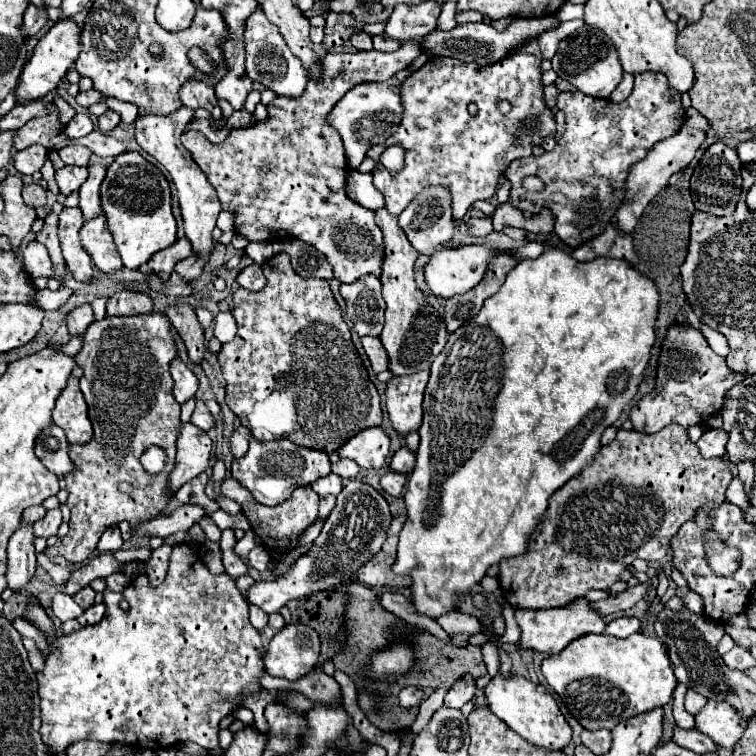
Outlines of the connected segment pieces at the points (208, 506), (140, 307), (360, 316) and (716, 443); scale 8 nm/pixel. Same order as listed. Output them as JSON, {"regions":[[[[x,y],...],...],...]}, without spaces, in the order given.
{"regions":[[[[203,472],[203,474],[195,476],[193,480],[185,482],[185,484],[177,490],[175,498],[177,498],[177,500],[181,500],[181,502],[199,504],[199,506],[203,506],[203,508],[207,510],[207,514],[211,514],[211,512],[215,512],[215,510],[219,508],[219,504],[217,504],[215,500],[209,499],[205,493],[207,482],[209,482],[209,476]]],[[[115,292],[107,302],[107,316],[131,316],[149,314],[153,310],[153,300],[145,292]]],[[[365,274],[359,280],[355,280],[353,284],[341,284],[341,296],[345,300],[345,312],[349,316],[349,320],[361,320],[363,326],[355,326],[359,336],[379,336],[385,324],[385,300],[381,296],[381,280],[375,274]]],[[[713,428],[713,430],[707,430],[707,432],[699,438],[697,446],[699,446],[703,458],[715,458],[715,456],[723,456],[723,454],[725,454],[725,444],[727,444],[727,440],[729,440],[729,436],[727,436],[725,430],[715,430],[715,428]]]]}

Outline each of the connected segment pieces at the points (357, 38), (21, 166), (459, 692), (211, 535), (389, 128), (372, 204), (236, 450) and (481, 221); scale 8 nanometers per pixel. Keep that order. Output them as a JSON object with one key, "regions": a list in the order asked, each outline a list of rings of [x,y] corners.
{"regions":[[[[355,32],[355,34],[351,36],[351,44],[353,44],[355,48],[359,48],[359,50],[371,50],[371,48],[373,48],[371,36],[365,34],[365,32]]],[[[29,146],[25,150],[19,150],[13,160],[15,160],[15,168],[21,174],[33,174],[33,172],[41,170],[41,166],[45,164],[47,148],[43,148],[43,146]]],[[[465,674],[465,676],[459,678],[459,680],[451,686],[451,690],[447,692],[447,696],[445,696],[445,706],[449,706],[449,708],[461,708],[465,702],[469,702],[469,700],[473,698],[475,690],[477,690],[475,678],[469,676],[469,674]]],[[[206,515],[205,517],[203,517],[200,520],[199,524],[205,532],[206,539],[213,542],[220,541],[222,531],[218,528],[218,526],[214,523],[210,516]]],[[[363,82],[355,88],[351,88],[331,110],[329,124],[337,128],[337,132],[343,138],[345,152],[347,152],[347,164],[349,168],[357,168],[367,150],[375,144],[383,144],[401,124],[403,118],[403,102],[399,96],[399,84],[395,82]]],[[[351,172],[347,180],[347,194],[351,196],[351,200],[355,200],[361,206],[367,206],[369,210],[385,206],[383,194],[371,182],[371,174]]],[[[239,426],[233,436],[231,436],[231,454],[233,458],[241,458],[247,448],[249,448],[249,440],[251,440],[251,430],[245,426]]],[[[485,216],[485,218],[469,218],[467,230],[469,230],[471,236],[477,236],[477,238],[479,236],[485,236],[485,234],[489,234],[493,230],[491,218],[489,216]]]]}

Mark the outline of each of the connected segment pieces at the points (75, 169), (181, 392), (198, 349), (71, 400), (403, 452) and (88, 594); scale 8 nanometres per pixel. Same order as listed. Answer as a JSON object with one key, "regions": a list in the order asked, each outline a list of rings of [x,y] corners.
{"regions":[[[[63,166],[55,172],[55,180],[59,184],[59,190],[69,196],[73,190],[79,190],[79,186],[87,180],[87,168],[81,166]]],[[[181,356],[171,360],[171,376],[173,376],[173,396],[179,404],[183,404],[185,400],[189,400],[191,396],[195,396],[197,388],[199,388],[199,380],[197,376],[187,368],[187,364],[181,360]]],[[[187,304],[171,306],[171,308],[167,308],[167,316],[169,316],[171,324],[177,328],[177,332],[179,332],[179,336],[181,336],[185,348],[187,348],[189,362],[199,366],[203,362],[203,356],[205,356],[205,350],[207,350],[207,342],[205,342],[203,328],[197,322],[195,310],[191,306],[187,306]]],[[[71,376],[53,408],[53,422],[65,430],[69,444],[87,444],[91,440],[93,432],[87,410],[89,408],[79,388],[79,380]]],[[[407,446],[399,448],[391,460],[391,470],[409,474],[415,468],[415,452],[411,452]]],[[[85,586],[85,588],[81,588],[75,596],[73,596],[73,600],[85,610],[85,608],[89,608],[91,604],[93,604],[93,598],[95,598],[95,590],[91,588],[91,586]]]]}

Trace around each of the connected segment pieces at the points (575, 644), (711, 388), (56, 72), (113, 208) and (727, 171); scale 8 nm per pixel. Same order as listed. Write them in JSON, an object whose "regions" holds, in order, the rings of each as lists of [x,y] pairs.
{"regions":[[[[583,634],[575,638],[567,648],[563,648],[559,654],[547,656],[541,664],[541,672],[547,684],[561,696],[571,716],[575,716],[575,720],[587,730],[601,730],[601,728],[611,730],[619,720],[627,720],[631,716],[649,712],[657,706],[665,706],[671,700],[673,690],[677,686],[677,678],[669,662],[667,648],[657,638],[645,634],[633,634],[631,638],[611,638],[607,634]]],[[[675,324],[661,346],[659,374],[657,374],[657,396],[643,396],[643,400],[631,410],[631,422],[637,432],[655,434],[667,424],[681,424],[685,428],[699,426],[721,410],[727,390],[743,380],[745,374],[733,374],[725,358],[717,356],[705,336],[689,324]]],[[[61,18],[39,40],[31,60],[25,64],[19,86],[17,86],[17,102],[21,104],[23,100],[37,100],[47,96],[51,90],[55,90],[59,80],[67,74],[67,70],[77,60],[79,52],[81,52],[81,26],[73,18]]],[[[123,152],[115,156],[101,184],[101,204],[125,268],[135,270],[155,252],[175,244],[177,222],[171,210],[169,182],[163,172],[139,152]]],[[[715,142],[711,144],[705,154],[701,156],[701,160],[697,162],[693,176],[691,176],[691,194],[693,194],[693,202],[695,208],[707,214],[715,214],[715,216],[727,216],[735,210],[735,204],[739,200],[739,188],[741,188],[741,160],[737,156],[735,148],[729,148],[723,142]]]]}

